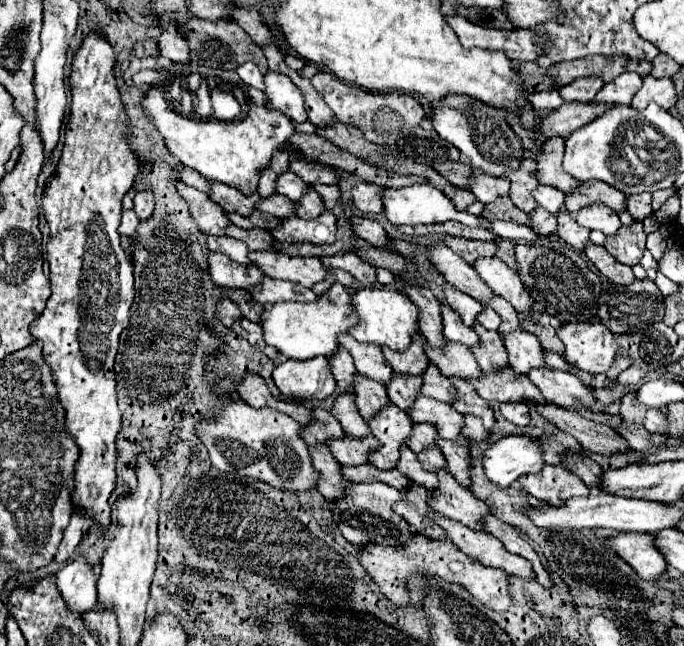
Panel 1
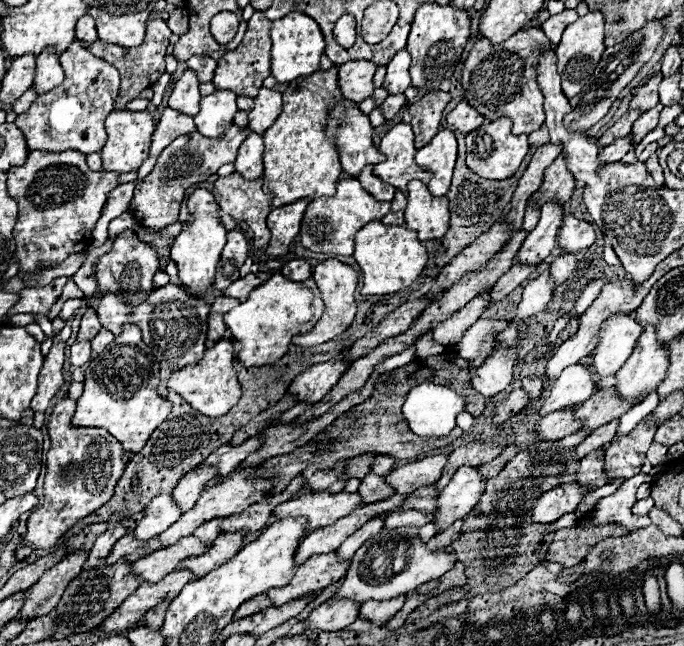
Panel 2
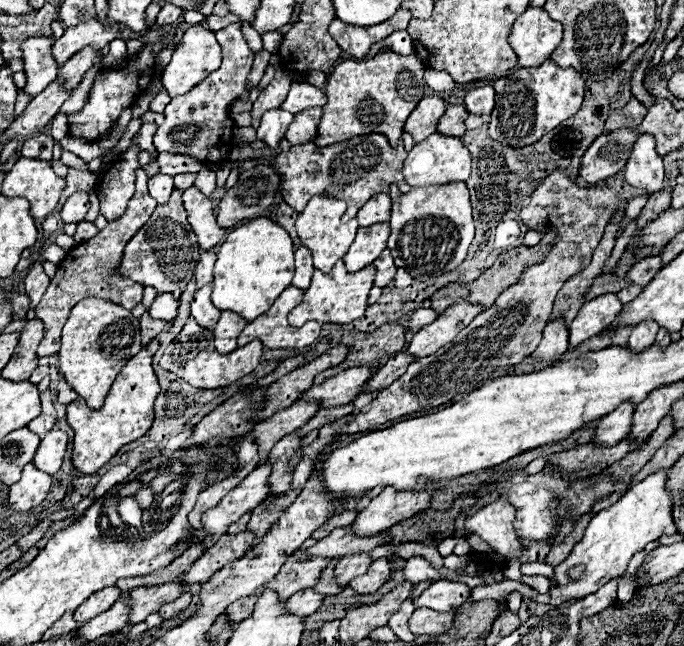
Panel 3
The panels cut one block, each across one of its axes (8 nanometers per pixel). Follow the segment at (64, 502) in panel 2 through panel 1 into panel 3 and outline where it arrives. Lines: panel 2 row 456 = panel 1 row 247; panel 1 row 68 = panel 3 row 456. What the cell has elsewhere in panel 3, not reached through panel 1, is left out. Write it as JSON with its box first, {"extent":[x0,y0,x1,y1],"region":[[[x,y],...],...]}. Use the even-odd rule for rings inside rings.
{"extent":[66,340,160,474],"region":[[[152,340],[144,346],[138,356],[130,358],[126,366],[116,376],[106,402],[100,410],[90,410],[82,398],[74,400],[66,408],[66,420],[74,430],[74,448],[72,448],[72,464],[82,474],[98,472],[106,462],[110,462],[124,444],[138,440],[146,430],[152,428],[154,422],[154,400],[160,394],[158,378],[152,370],[152,356],[156,354],[160,342]]]}

